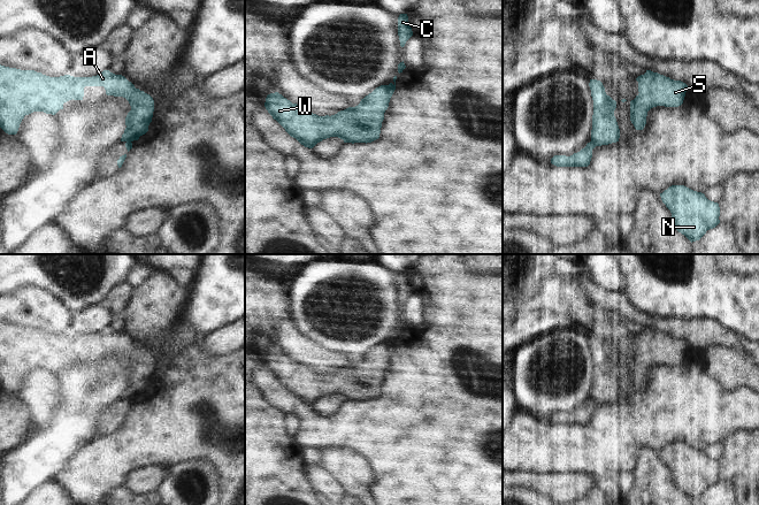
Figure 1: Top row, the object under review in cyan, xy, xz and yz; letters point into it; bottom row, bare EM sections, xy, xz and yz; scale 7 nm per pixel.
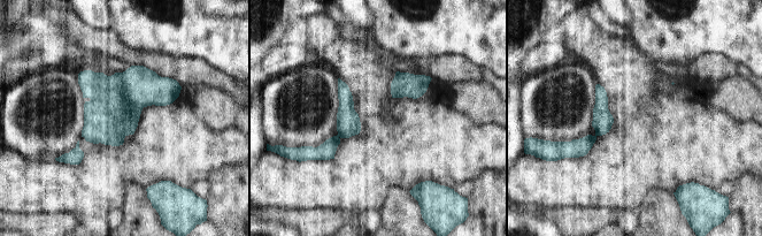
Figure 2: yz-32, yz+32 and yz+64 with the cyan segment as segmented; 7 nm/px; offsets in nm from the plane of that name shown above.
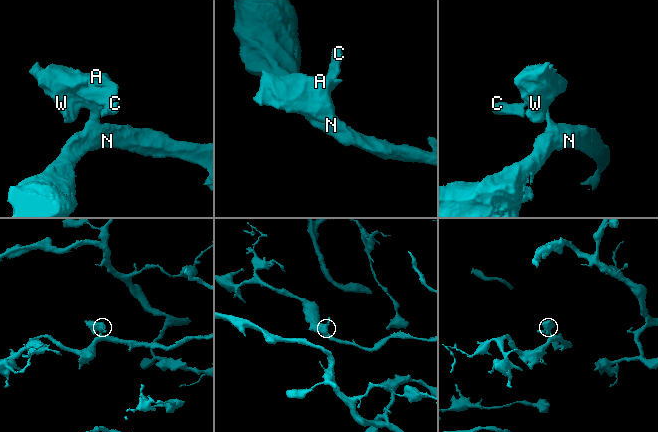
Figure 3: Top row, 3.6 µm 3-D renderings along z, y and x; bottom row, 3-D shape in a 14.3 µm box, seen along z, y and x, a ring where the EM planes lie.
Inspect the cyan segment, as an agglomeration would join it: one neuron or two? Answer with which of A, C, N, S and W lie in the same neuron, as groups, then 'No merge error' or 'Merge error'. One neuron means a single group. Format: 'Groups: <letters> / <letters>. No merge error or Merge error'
Groups: A N S W / C. Merge error.

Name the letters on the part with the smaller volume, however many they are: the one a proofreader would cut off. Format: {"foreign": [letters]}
{"foreign": ["C"]}

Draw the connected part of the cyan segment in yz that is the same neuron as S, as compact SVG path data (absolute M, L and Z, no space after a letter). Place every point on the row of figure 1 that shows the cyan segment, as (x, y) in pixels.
M646 70L636 78L638 94L630 101L630 121L636 130L643 130L647 112L657 106L678 107L683 104L689 86L669 77Z

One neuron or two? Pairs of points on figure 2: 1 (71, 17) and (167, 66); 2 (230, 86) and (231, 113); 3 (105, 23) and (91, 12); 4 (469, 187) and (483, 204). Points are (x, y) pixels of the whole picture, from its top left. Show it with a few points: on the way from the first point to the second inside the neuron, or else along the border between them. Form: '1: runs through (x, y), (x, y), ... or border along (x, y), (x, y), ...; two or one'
1: runs through (94, 39), (107, 43), (131, 56), (143, 59); one
2: border along (204, 85), (215, 85), (229, 91), (237, 103); two
3: runs through (101, 20), (94, 13); one
4: border along (474, 182), (475, 190), (468, 198); two

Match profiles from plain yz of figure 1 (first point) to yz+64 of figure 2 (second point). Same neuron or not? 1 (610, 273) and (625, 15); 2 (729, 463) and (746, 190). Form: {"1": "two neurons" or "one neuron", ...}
{"1": "one neuron", "2": "one neuron"}

